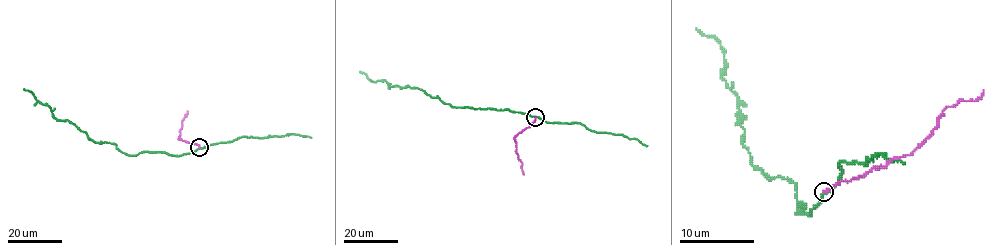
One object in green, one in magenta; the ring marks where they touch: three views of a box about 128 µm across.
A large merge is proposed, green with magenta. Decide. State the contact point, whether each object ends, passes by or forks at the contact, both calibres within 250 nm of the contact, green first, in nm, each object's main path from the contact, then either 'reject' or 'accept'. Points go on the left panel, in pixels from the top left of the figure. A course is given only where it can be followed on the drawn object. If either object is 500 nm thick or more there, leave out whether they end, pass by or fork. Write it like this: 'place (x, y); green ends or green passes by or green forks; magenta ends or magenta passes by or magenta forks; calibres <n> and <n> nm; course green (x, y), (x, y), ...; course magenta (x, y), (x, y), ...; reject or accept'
place (199, 147); green passes by; magenta ends; calibres 240 and 170 nm; course green (199, 148), (179, 156), (129, 156), (112, 144), (95, 143), (67, 120), (57, 120), (24, 88); course magenta (199, 148), (196, 144), (178, 138), (187, 111); reject

